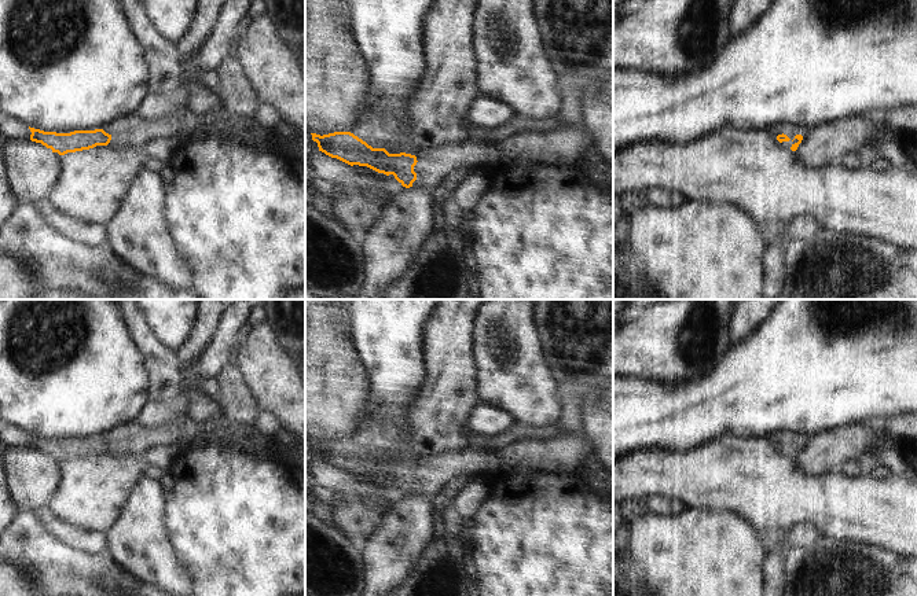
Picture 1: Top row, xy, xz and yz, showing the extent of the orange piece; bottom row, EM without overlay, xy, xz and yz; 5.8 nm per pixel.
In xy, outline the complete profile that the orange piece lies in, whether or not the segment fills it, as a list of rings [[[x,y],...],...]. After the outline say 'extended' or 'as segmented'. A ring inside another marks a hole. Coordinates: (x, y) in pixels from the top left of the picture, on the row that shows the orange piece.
[[[186,110],[180,115],[165,119],[146,119],[139,114],[131,114],[114,119],[103,129],[70,133],[44,132],[30,126],[29,129],[32,141],[41,143],[59,155],[107,144],[114,150],[136,151],[144,148],[147,141],[169,136],[177,136],[181,141],[197,136],[216,137],[227,143],[265,148],[279,144],[279,137],[274,132],[265,130],[253,119],[236,117],[223,110],[205,115]]]; extended

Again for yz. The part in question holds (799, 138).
[[[782,124],[775,126],[773,132],[782,147],[796,151],[802,140],[808,136],[810,130],[796,125]]]; extended

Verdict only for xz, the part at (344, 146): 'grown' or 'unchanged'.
grown

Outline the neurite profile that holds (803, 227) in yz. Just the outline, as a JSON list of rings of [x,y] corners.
[[[813,213],[800,214],[792,220],[786,244],[792,240],[808,240],[824,229],[825,228]]]

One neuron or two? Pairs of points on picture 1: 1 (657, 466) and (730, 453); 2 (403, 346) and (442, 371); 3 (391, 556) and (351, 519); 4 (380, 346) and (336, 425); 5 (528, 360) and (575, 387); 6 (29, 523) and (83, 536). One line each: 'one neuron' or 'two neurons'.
1: one neuron
2: two neurons
3: two neurons
4: two neurons
5: two neurons
6: two neurons

